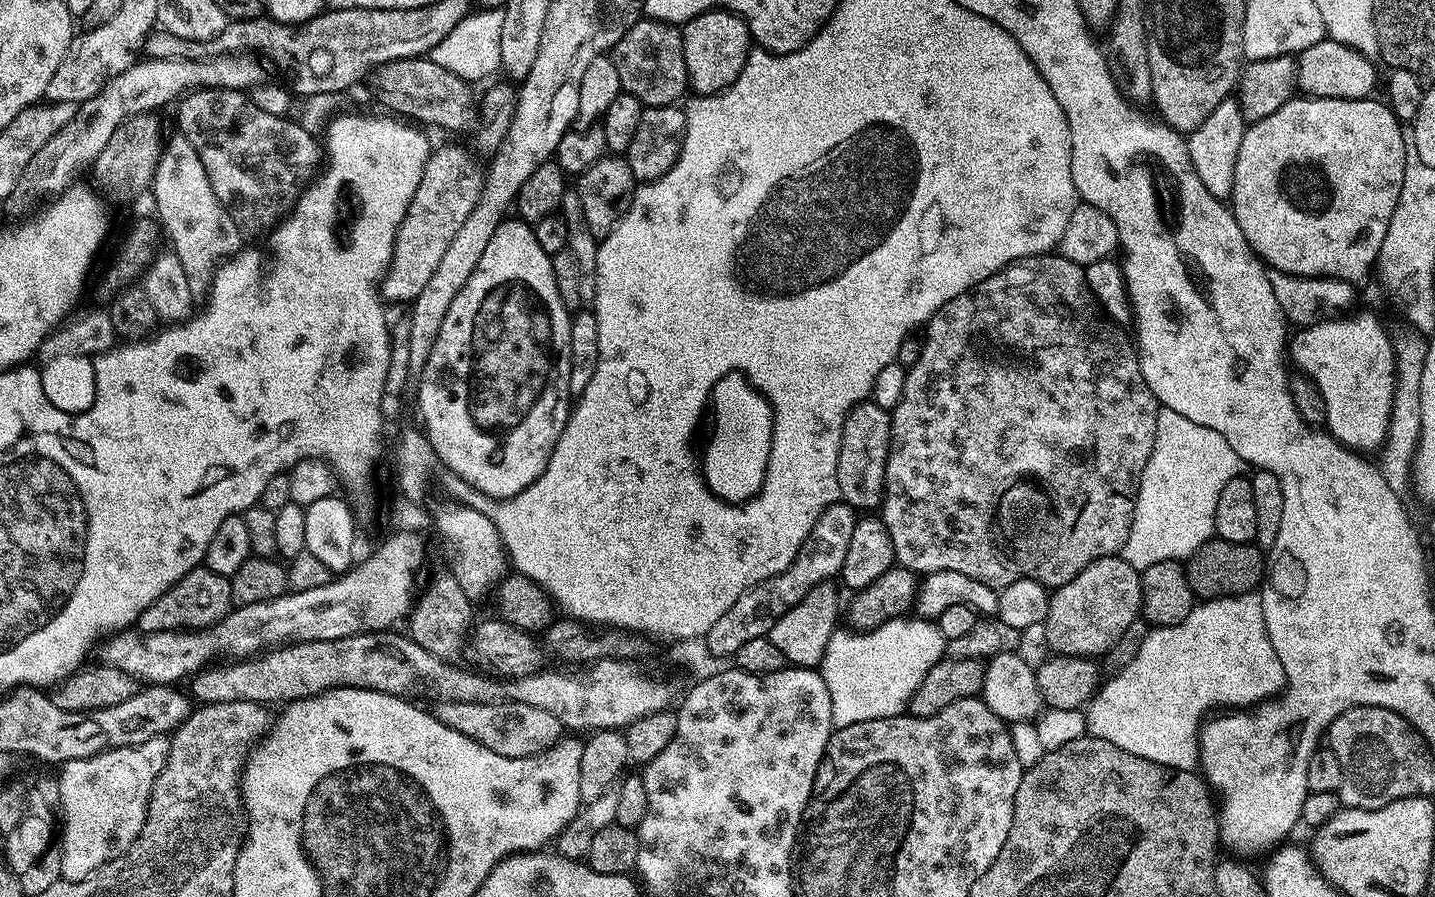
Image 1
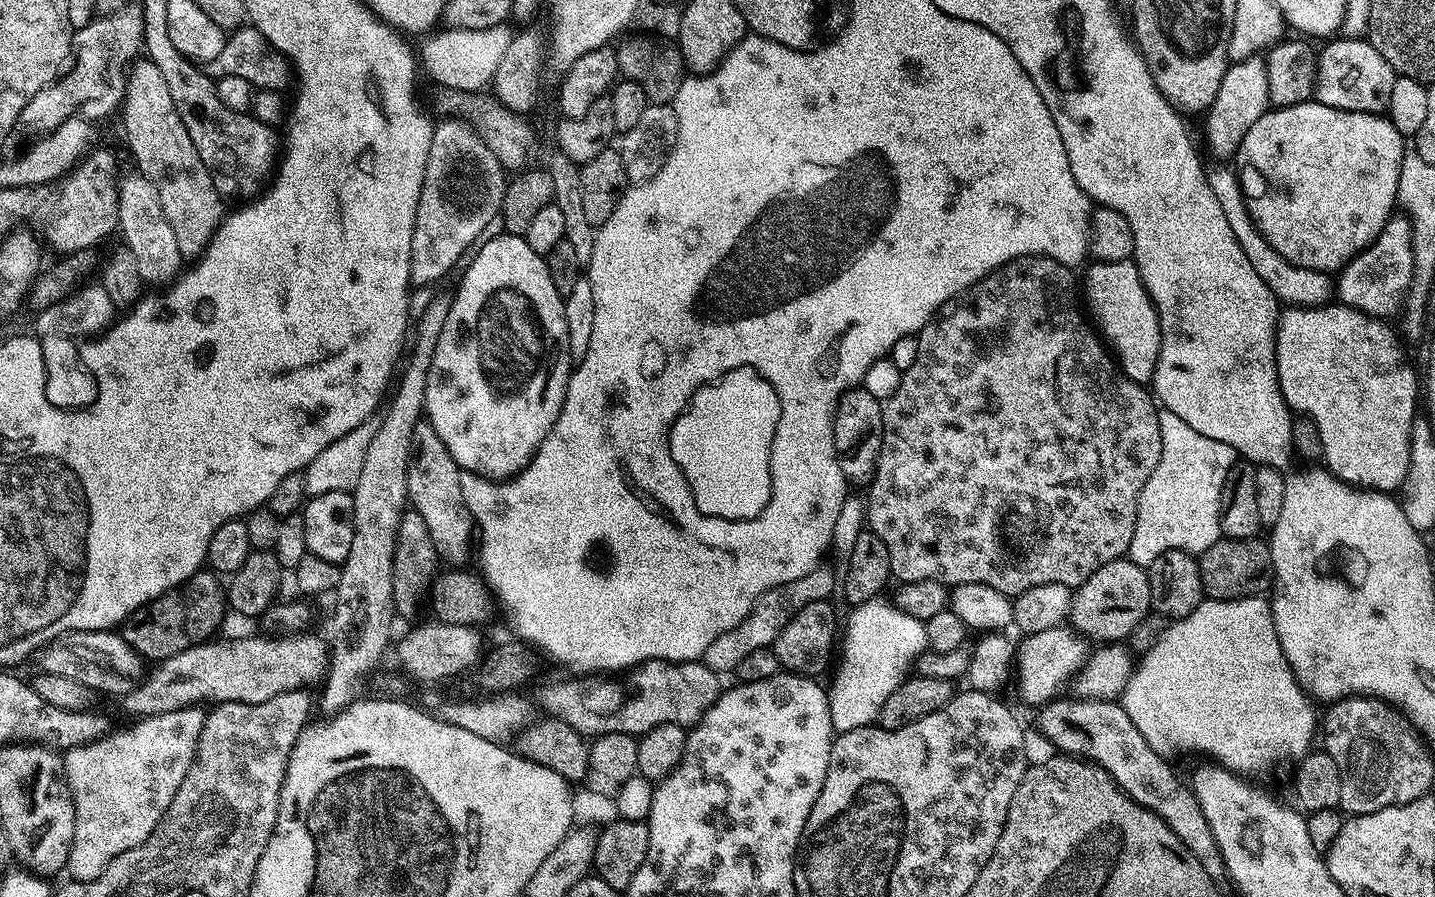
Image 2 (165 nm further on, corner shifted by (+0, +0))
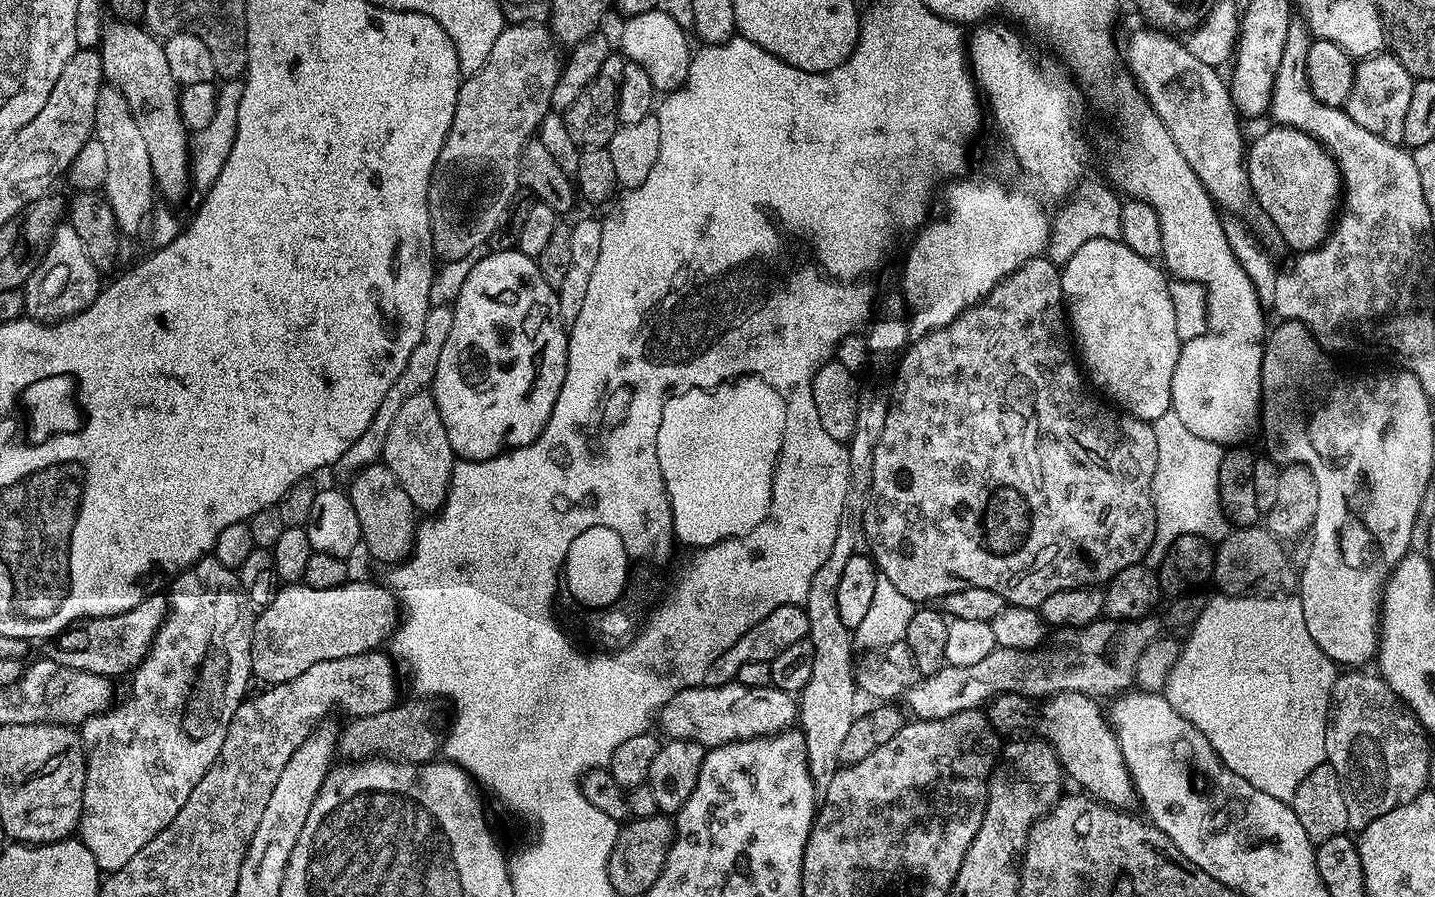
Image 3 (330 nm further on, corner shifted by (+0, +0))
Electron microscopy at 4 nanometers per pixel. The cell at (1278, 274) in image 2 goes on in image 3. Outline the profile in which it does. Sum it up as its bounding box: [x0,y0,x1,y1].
[1122,27,1286,254]

